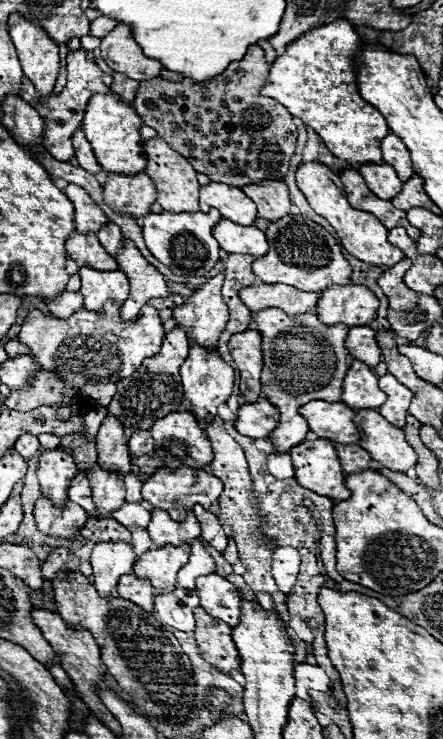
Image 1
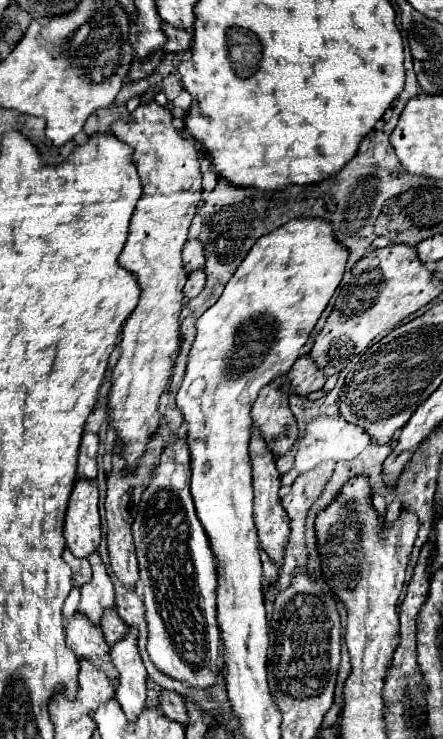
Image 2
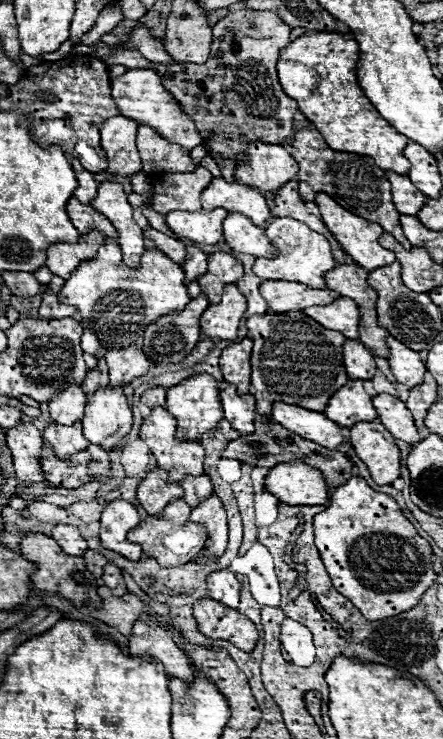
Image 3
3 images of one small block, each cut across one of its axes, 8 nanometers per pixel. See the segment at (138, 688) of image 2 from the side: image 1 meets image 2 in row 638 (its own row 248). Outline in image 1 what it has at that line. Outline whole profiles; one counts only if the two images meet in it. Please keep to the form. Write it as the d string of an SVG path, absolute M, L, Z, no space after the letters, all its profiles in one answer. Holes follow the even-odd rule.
M124 240L122 252L116 254L116 260L118 268L130 280L130 296L122 304L122 318L132 320L150 298L166 298L170 294L164 276L140 254L140 250L136 250L134 242Z

